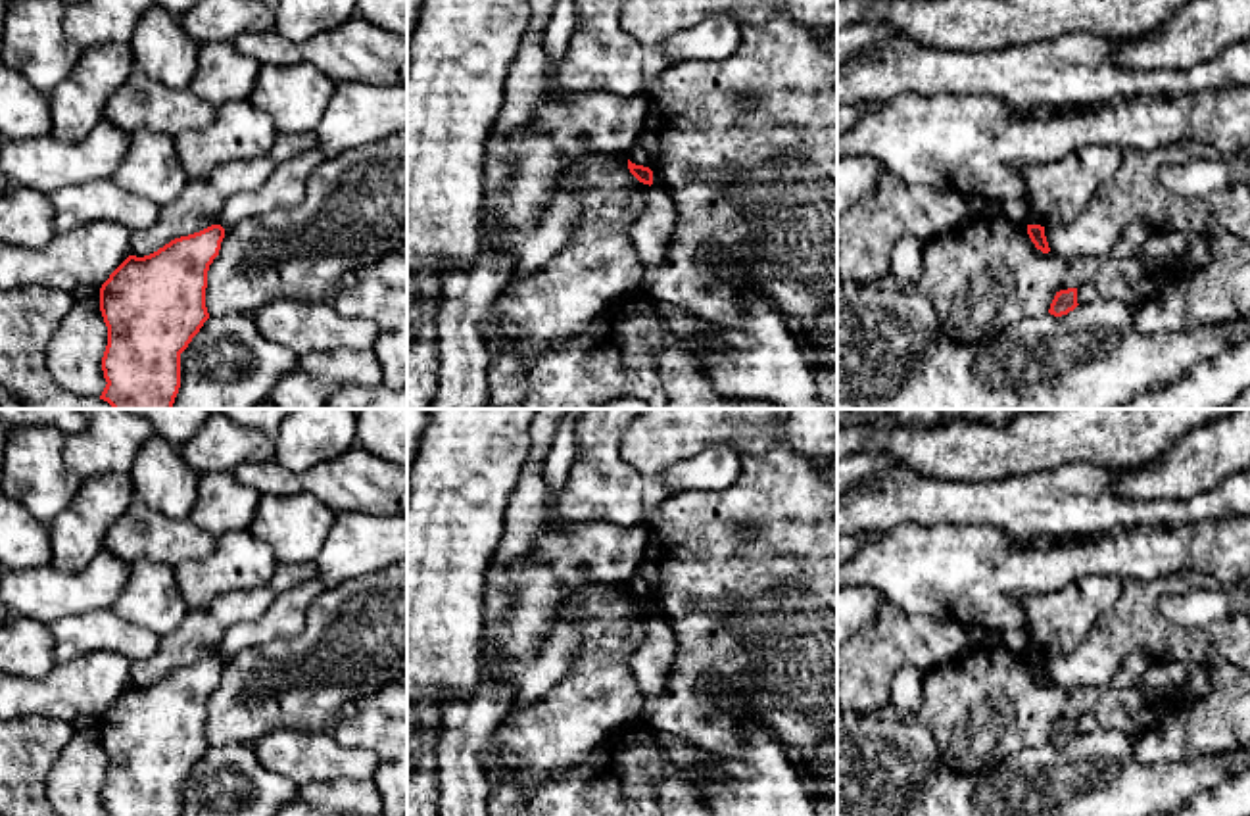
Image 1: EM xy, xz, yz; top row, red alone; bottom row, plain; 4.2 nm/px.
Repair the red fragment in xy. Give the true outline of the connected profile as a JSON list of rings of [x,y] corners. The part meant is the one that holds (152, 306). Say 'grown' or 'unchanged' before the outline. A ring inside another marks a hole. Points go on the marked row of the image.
unchanged | [[[211,225],[150,255],[129,255],[102,284],[108,384],[100,399],[113,409],[173,409],[180,353],[209,319],[207,271],[223,238],[225,228]]]

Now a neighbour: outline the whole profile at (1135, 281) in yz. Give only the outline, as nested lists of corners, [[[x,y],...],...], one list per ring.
[[[1141,255],[1125,259],[1104,257],[1093,282],[1100,298],[1121,300],[1131,307],[1141,307],[1160,292],[1169,273],[1164,263]]]

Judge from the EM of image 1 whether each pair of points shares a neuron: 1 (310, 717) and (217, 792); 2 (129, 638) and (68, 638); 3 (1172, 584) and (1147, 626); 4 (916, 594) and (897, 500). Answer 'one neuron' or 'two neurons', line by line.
1: one neuron
2: one neuron
3: one neuron
4: two neurons

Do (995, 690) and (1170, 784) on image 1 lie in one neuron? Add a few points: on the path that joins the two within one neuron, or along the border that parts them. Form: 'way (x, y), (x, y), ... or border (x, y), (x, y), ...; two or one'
way (1028, 738), (1066, 776), (1122, 784); one

